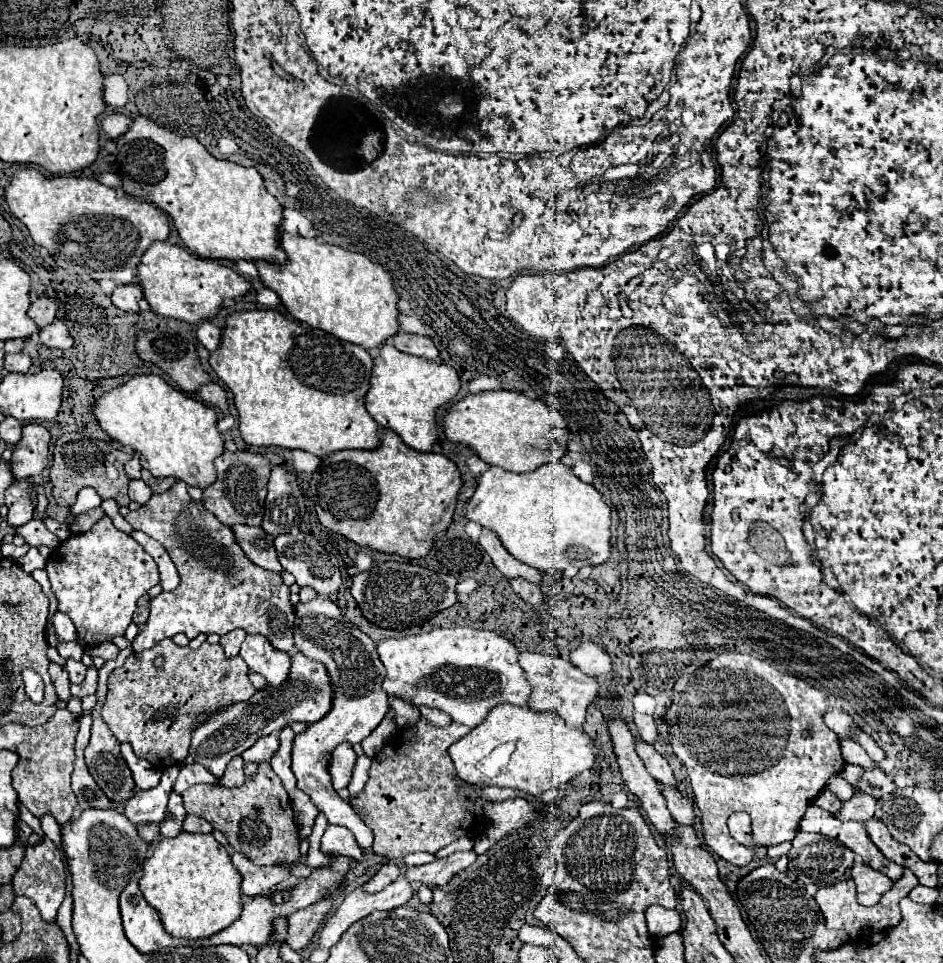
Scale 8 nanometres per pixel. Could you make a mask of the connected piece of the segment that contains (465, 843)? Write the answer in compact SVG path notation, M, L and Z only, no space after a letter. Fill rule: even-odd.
M463 837L457 840L457 842L453 842L453 844L449 844L447 848L443 848L443 850L439 850L435 856L437 858L443 858L443 856L449 856L449 854L453 854L456 851L465 851L472 850L474 846L474 841L471 838Z

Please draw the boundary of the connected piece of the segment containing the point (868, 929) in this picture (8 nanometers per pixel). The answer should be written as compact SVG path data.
M905 870L903 872L903 878L897 880L893 884L893 888L883 894L881 902L875 906L875 908L867 908L867 906L861 906L857 904L855 900L855 882L853 880L845 880L845 882L839 882L835 886L825 886L825 888L819 888L817 894L815 894L815 900L825 916L825 924L827 928L835 928L835 930L847 930L851 934L851 941L858 942L871 937L876 932L881 932L889 926L897 926L901 922L901 912L899 912L899 900L905 898L915 886L917 886L917 876L911 872L911 870Z

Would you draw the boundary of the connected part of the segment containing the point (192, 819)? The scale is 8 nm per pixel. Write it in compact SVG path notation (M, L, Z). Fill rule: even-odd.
M187 814L185 820L183 820L183 830L191 832L191 834L209 834L213 828L207 820L203 820L199 816L193 816L193 814Z

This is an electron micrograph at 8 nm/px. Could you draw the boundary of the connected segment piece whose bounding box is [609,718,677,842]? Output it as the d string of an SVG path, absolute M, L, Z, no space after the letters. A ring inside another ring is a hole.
M613 718L613 720L609 722L609 730L611 730L611 740L613 740L613 746L615 746L617 762L619 762L619 768L621 768L621 776L623 776L627 788L641 800L641 806L643 806L643 810L647 812L649 822L655 826L655 830L661 834L661 838L665 838L665 842L671 842L671 838L675 836L677 822L671 818L669 810L667 810L667 806L665 806L665 798L663 798L663 794L661 794L657 782L649 776L649 772L647 772L645 766L643 766L643 760L637 756L633 734L629 732L627 724L625 724L621 718Z

